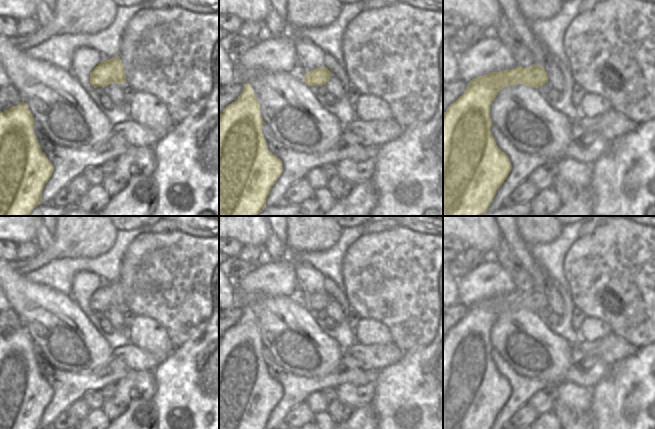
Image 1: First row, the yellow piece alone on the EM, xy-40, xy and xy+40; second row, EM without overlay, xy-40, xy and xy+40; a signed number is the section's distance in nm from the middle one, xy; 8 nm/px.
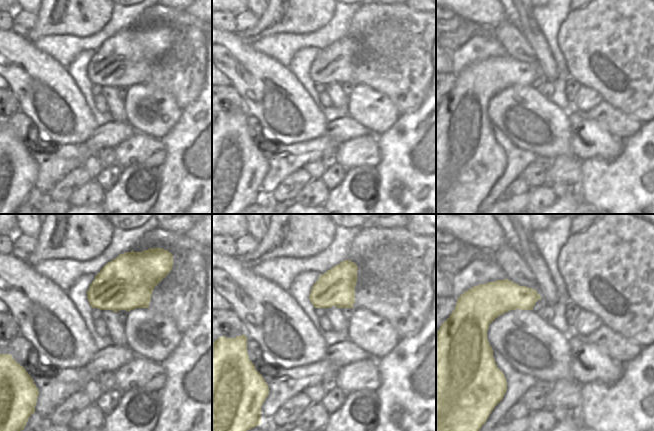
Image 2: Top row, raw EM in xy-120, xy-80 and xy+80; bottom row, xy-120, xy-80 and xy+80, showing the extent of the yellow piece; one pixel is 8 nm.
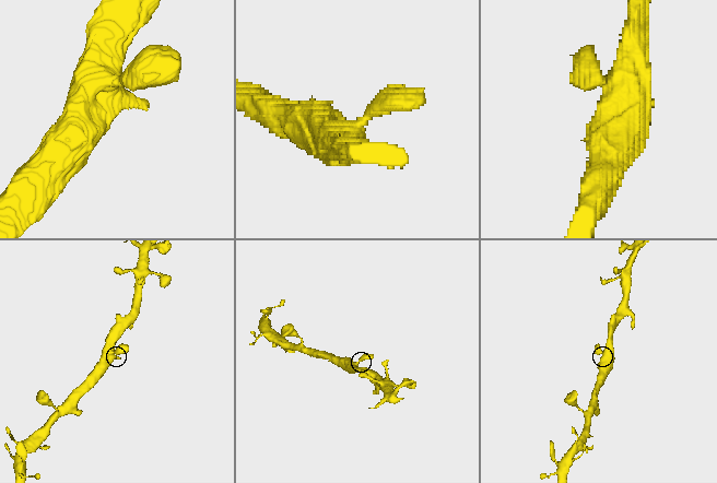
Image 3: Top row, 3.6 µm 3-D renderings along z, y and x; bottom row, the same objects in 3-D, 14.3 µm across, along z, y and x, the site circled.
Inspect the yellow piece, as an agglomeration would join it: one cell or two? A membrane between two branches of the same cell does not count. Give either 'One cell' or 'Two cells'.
One cell.

